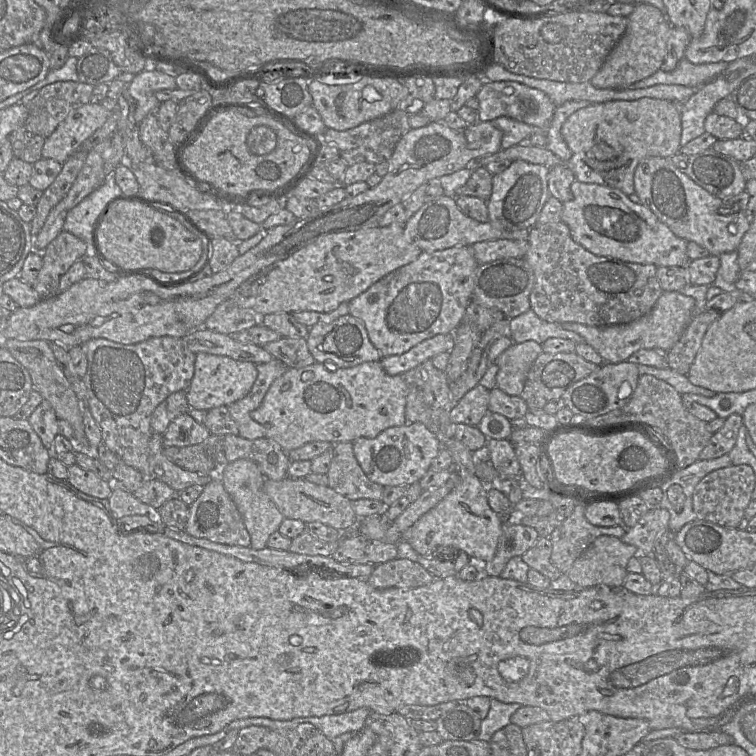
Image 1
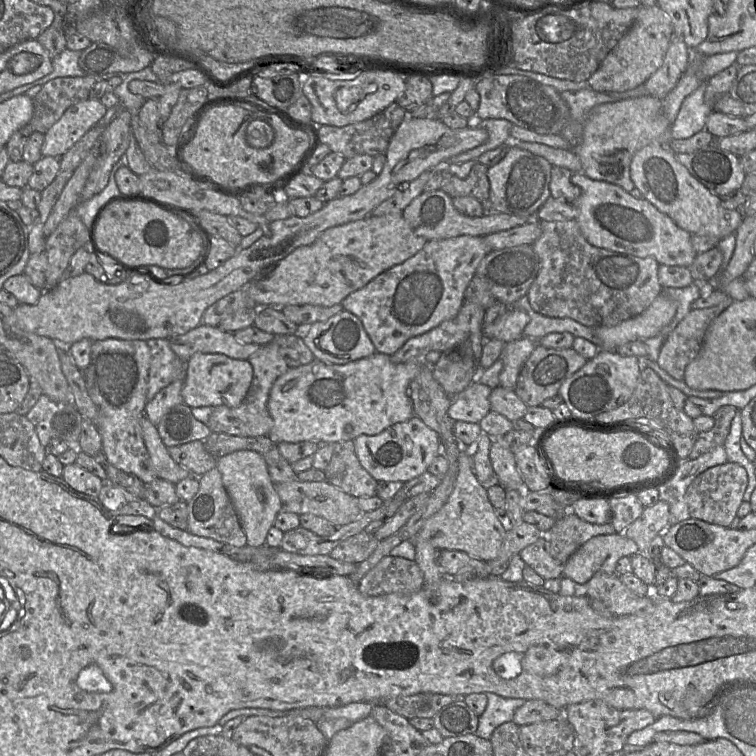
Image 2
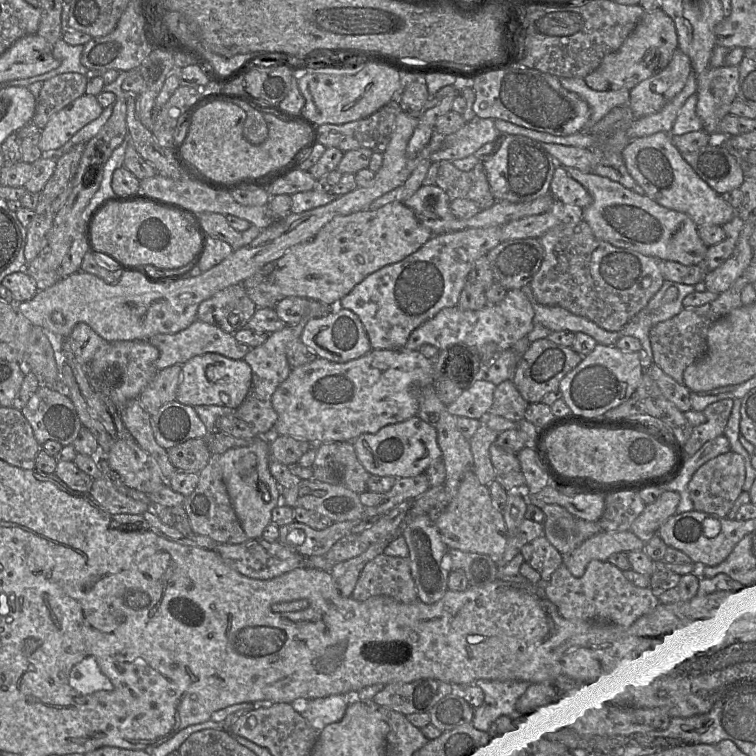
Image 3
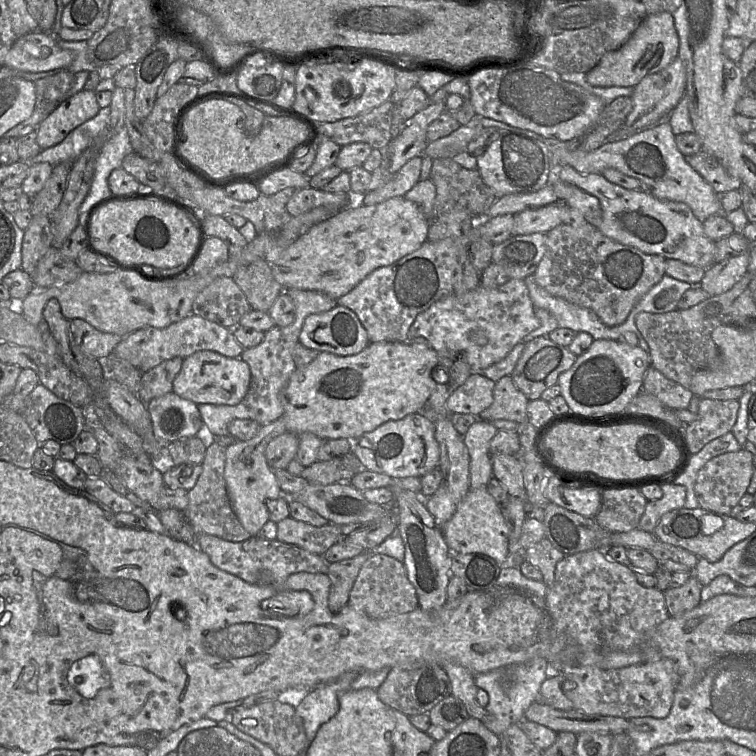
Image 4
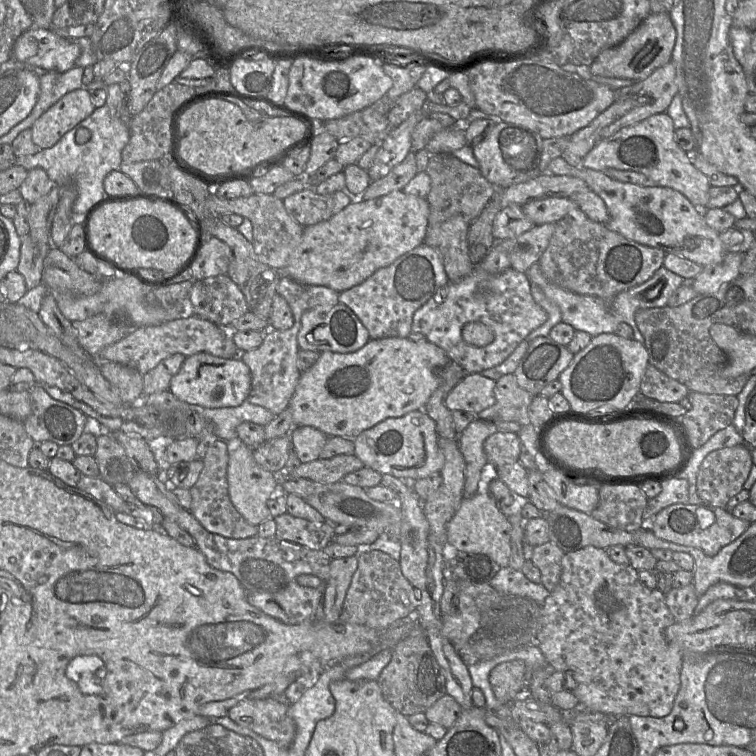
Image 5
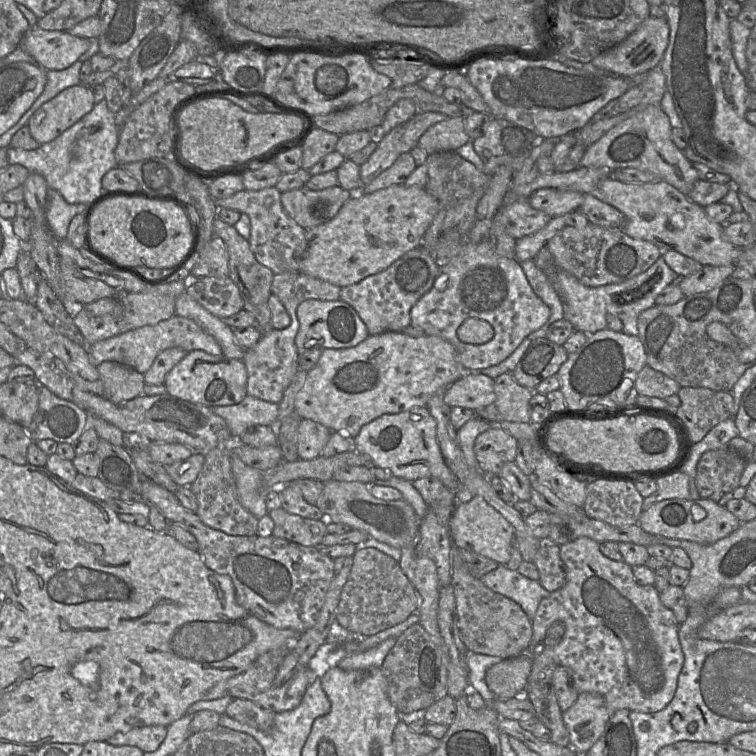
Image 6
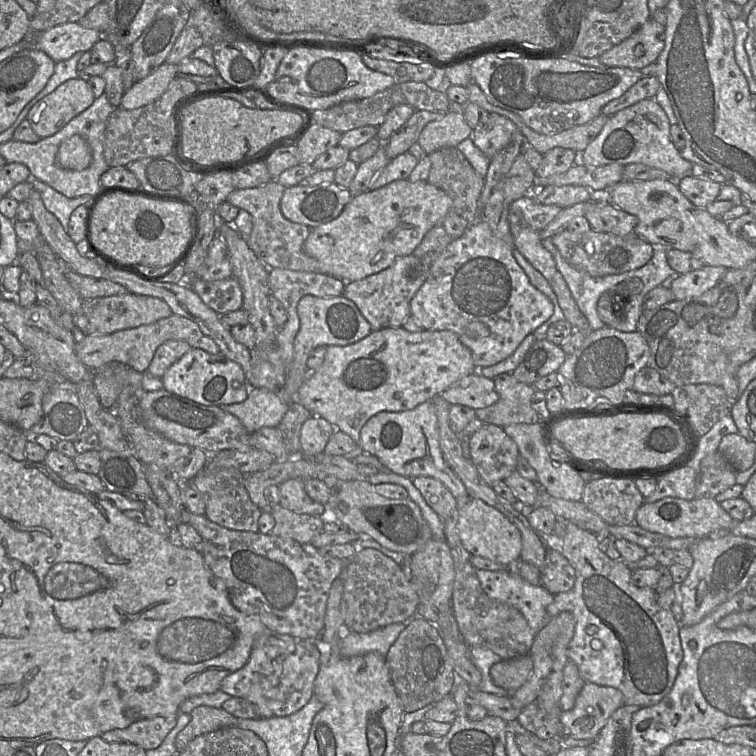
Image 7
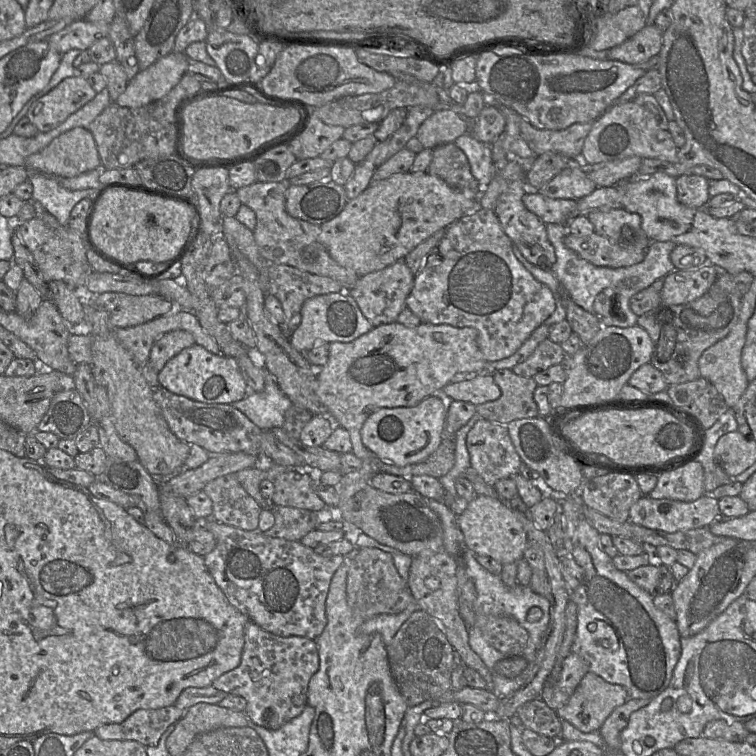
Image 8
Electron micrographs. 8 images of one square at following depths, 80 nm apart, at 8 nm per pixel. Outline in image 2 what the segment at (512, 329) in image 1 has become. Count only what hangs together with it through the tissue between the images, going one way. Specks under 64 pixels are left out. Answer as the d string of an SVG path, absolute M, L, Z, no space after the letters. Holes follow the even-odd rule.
M527 294L518 300L512 307L525 311L530 321L523 330L523 337L539 340L550 333L571 333L574 337L584 338L594 343L601 349L601 342L595 336L593 328L585 326L571 318L547 317L535 312L530 303Z

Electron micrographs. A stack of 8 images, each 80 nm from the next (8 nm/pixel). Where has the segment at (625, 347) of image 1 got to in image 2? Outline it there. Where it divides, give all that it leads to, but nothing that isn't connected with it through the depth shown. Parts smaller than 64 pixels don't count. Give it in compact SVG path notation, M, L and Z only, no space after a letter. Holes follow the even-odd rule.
M658 295L651 305L639 315L612 327L594 327L595 336L601 342L601 349L617 351L628 342L657 336L671 323L677 311L677 302L665 295Z

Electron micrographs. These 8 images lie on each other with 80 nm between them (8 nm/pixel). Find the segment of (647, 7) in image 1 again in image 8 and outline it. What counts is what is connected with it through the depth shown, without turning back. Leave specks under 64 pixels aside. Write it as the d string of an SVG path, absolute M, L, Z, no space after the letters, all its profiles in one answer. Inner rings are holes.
M646 25L624 43L608 50L608 58L627 64L639 64L659 55L663 44L663 31Z

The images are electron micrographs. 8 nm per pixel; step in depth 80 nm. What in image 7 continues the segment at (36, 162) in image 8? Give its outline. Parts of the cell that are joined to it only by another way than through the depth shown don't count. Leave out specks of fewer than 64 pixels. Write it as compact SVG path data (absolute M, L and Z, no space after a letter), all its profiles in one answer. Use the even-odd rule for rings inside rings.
M73 135L64 140L58 149L57 165L64 169L81 171L88 168L92 162L92 149L80 135Z

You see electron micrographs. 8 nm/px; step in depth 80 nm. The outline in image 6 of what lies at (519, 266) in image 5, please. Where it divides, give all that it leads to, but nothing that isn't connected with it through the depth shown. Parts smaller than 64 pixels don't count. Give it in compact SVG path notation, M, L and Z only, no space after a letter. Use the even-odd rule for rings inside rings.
M566 215L552 217L544 228L533 234L516 239L516 260L521 262L534 259L541 248L565 226Z

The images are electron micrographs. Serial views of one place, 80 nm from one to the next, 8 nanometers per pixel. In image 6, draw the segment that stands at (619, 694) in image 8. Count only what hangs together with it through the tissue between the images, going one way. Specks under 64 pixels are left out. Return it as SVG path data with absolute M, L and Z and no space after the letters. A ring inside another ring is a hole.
M580 693L576 702L563 712L570 747L585 754L598 741L612 715L604 698L597 693Z

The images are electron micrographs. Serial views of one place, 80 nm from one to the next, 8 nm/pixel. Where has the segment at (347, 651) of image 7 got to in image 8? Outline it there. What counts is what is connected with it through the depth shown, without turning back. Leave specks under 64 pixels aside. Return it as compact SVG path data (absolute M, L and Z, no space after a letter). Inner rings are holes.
M413 600L413 602L401 613L380 614L364 620L360 626L360 632L364 634L379 634L384 644L387 646L390 644L403 623L418 609L418 605L415 600Z

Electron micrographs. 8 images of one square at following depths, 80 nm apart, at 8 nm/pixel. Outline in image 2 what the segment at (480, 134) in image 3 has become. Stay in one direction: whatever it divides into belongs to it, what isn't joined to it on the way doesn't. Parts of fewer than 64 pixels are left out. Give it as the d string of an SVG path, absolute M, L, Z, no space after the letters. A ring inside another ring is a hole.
M483 119L480 121L481 127L488 132L488 139L485 143L451 157L445 164L463 163L466 161L477 161L478 157L488 150L495 149L502 145L509 137L510 130L514 124L505 119Z

